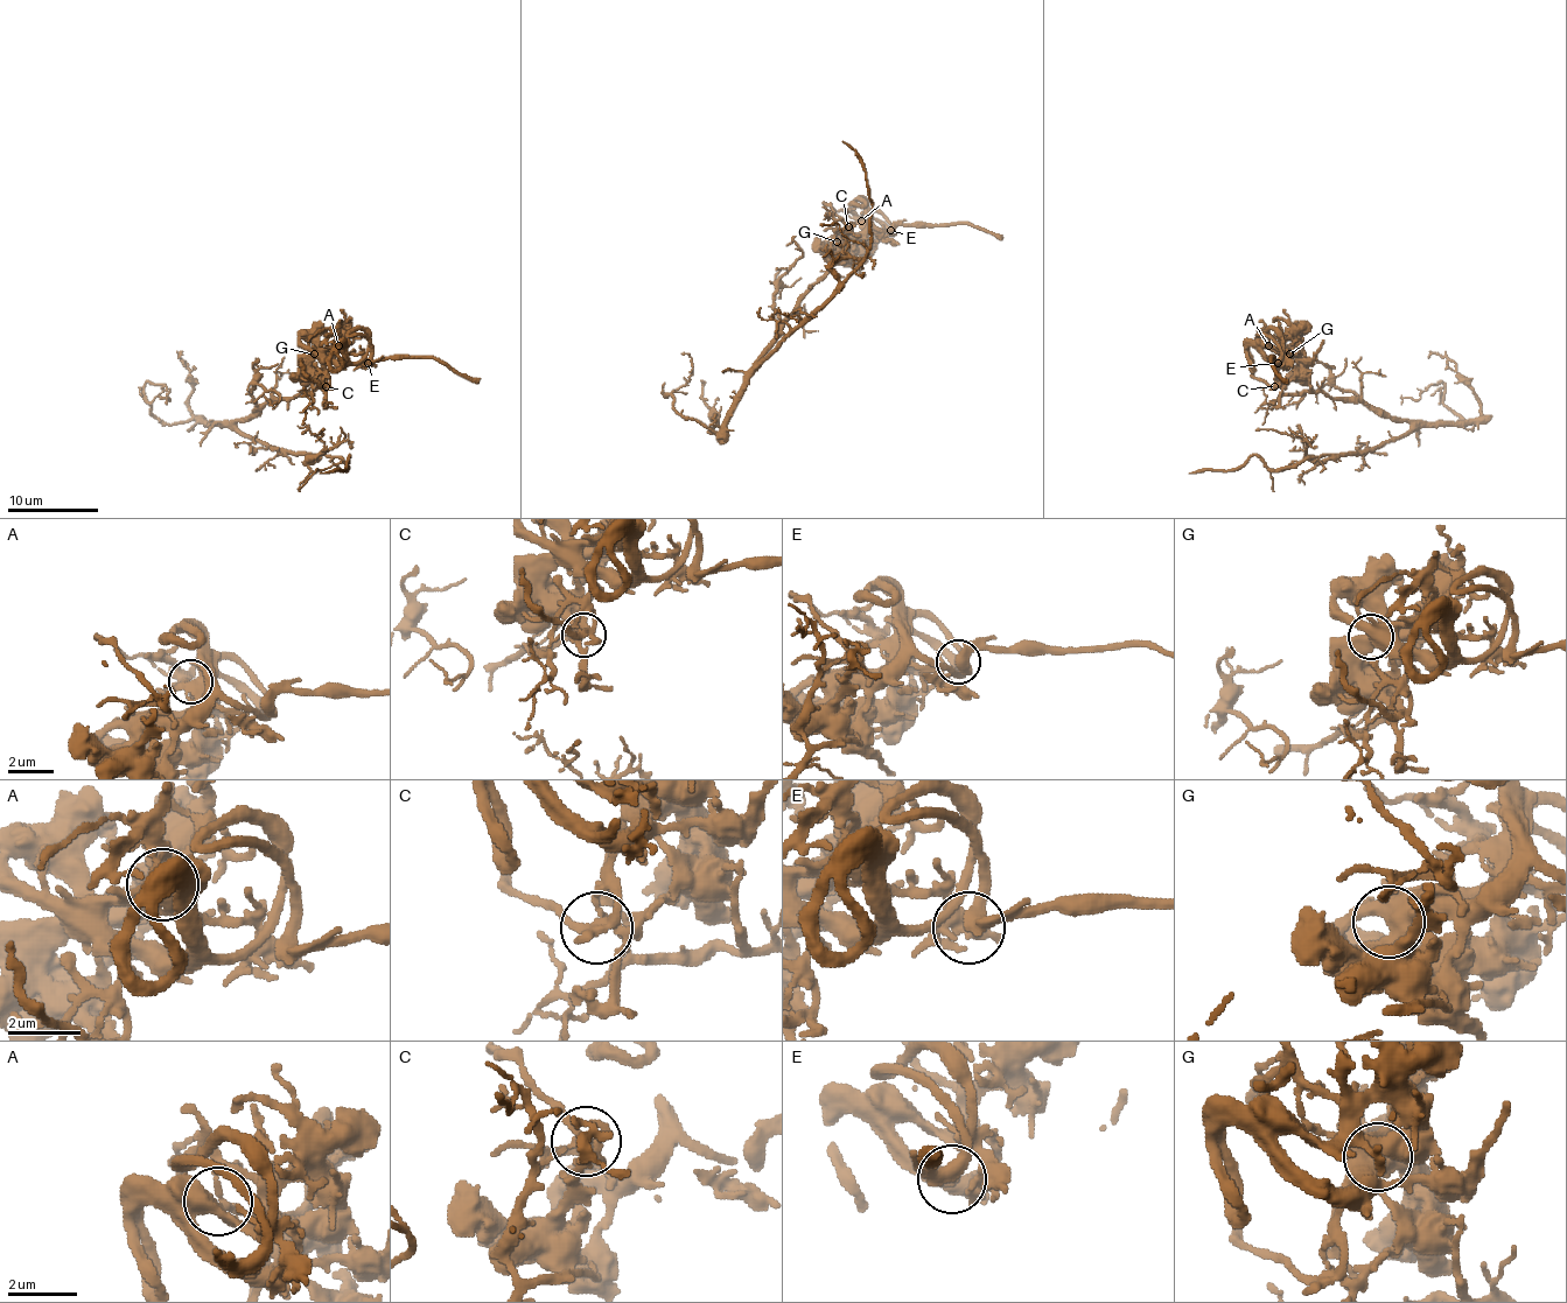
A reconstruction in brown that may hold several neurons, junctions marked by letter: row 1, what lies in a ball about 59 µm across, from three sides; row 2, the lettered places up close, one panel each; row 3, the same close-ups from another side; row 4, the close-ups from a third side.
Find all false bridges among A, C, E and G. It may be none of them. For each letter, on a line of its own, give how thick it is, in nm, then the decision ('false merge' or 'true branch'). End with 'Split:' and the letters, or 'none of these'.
A: 360 nm thick; true branch
C: 240 nm thick; false merge
E: 400 nm thick; true branch
G: 550 nm thick; true branch
Split: C

